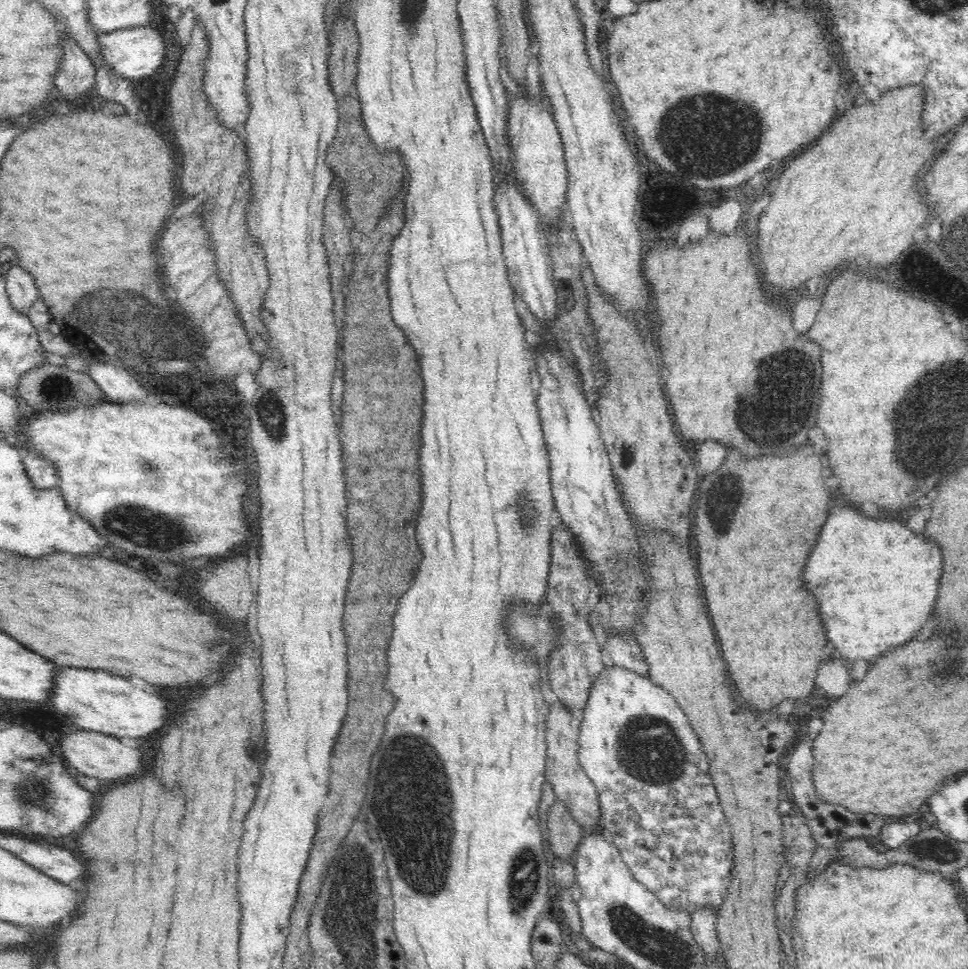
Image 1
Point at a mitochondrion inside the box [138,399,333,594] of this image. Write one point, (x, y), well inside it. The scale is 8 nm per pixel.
(152, 470)

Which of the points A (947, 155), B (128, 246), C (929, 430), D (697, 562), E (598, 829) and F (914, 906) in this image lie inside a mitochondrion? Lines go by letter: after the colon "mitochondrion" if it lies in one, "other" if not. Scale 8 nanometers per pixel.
A: other
B: other
C: mitochondrion
D: other
E: other
F: other

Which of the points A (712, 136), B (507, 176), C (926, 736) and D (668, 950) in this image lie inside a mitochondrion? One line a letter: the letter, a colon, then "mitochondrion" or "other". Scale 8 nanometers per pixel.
A: mitochondrion
B: other
C: other
D: mitochondrion

